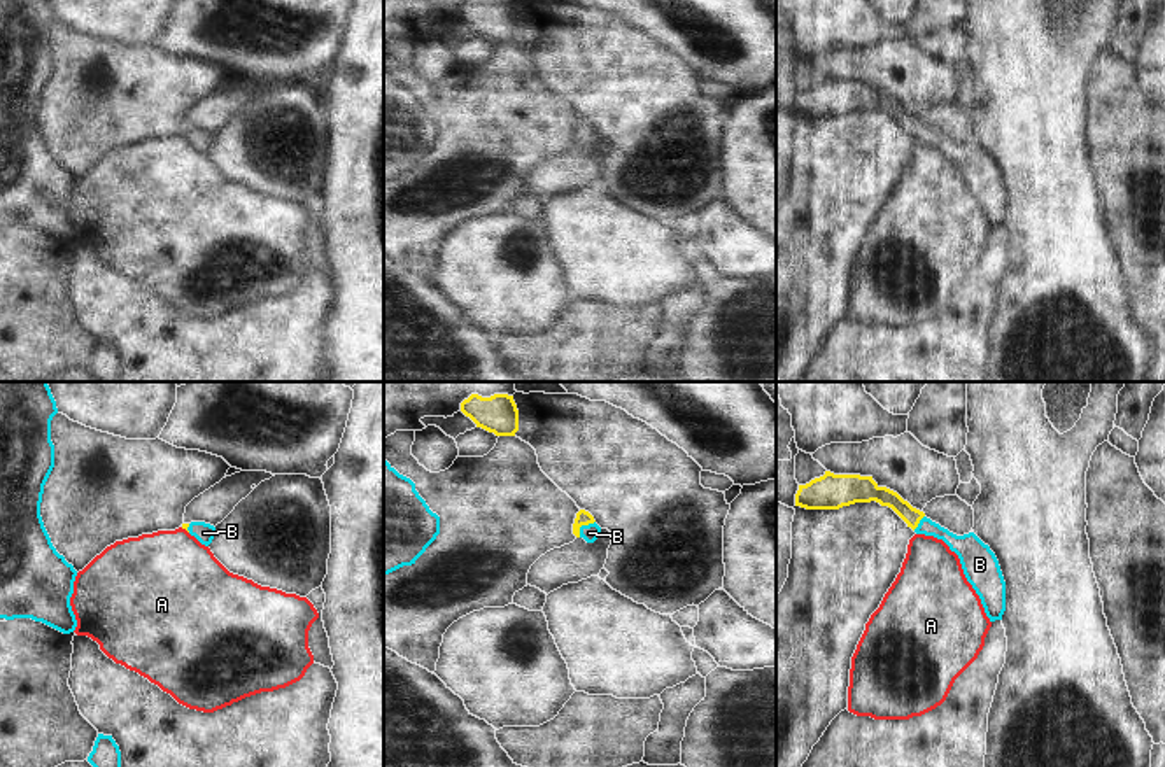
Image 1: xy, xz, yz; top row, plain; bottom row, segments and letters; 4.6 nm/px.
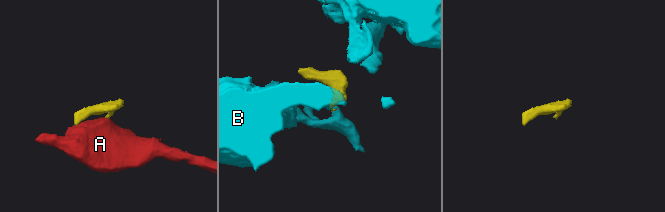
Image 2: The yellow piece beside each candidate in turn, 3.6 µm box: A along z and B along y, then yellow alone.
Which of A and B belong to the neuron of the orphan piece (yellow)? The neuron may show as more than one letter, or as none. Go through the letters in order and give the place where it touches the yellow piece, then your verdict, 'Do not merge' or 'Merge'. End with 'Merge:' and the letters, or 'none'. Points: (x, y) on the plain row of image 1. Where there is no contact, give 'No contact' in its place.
A: Touches yellow at xy (184, 135). Do not merge
B: Touches yellow at xz (582, 132). Merge
Merge: B.

